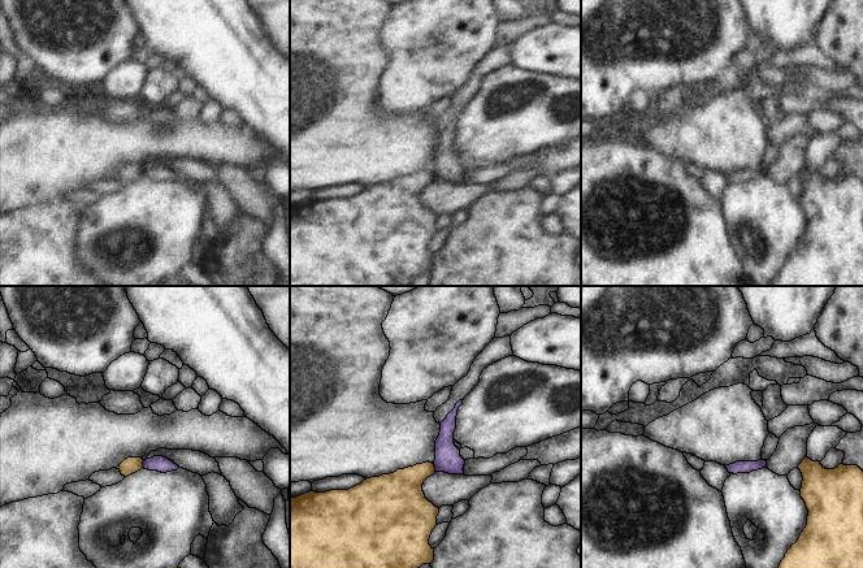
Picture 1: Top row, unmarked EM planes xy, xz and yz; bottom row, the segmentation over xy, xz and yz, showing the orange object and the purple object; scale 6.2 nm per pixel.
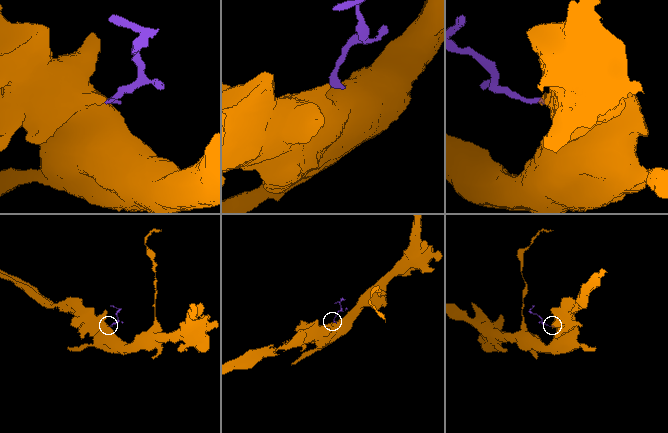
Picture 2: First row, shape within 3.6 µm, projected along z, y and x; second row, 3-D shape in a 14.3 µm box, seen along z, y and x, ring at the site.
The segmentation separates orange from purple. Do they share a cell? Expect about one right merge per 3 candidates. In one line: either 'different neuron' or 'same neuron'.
different neuron

